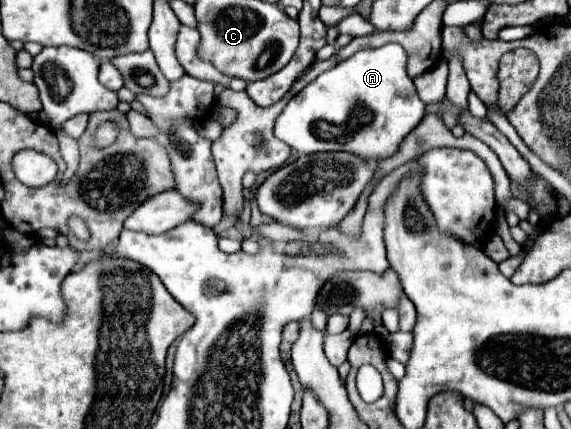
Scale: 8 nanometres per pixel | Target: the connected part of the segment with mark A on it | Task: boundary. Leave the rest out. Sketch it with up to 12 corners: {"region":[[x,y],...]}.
{"region":[[404,48],[356,52],[276,120],[300,154],[390,158],[424,116]]}

